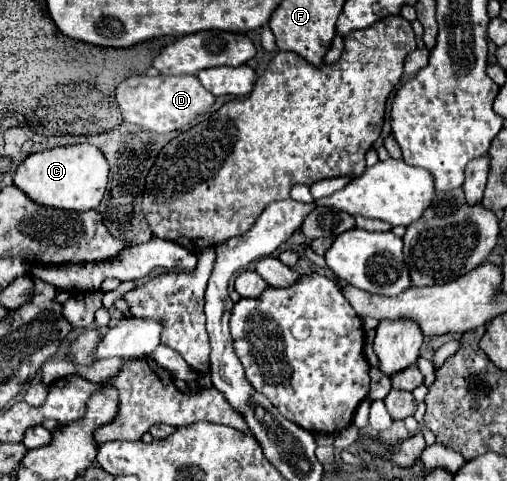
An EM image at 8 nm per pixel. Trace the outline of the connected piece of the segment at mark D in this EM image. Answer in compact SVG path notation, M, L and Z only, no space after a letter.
M130 76L118 84L116 100L126 122L158 134L170 134L210 110L216 98L200 84L196 76Z

